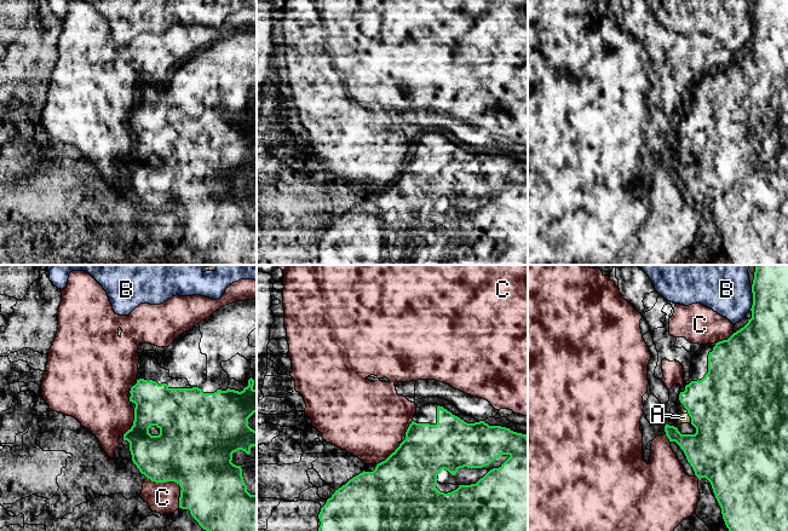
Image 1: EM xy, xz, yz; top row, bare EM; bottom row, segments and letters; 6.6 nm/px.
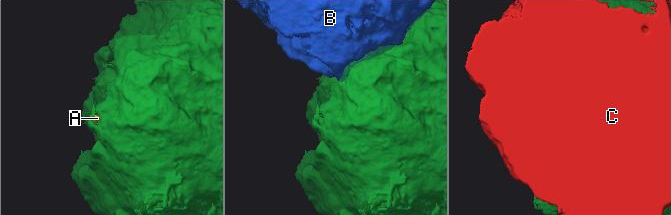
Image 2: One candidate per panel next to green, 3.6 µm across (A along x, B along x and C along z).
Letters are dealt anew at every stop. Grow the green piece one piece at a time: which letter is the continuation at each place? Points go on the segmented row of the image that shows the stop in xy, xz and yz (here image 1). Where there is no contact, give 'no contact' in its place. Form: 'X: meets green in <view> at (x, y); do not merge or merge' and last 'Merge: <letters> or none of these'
A: meets green in yz at (690, 416); merge
B: meets green in yz at (753, 298); do not merge
C: meets green in xy at (173, 480); do not merge
Merge: A

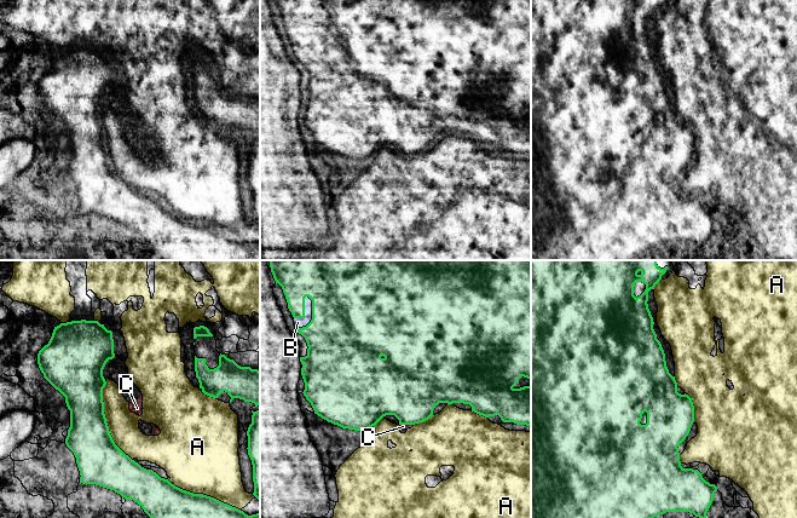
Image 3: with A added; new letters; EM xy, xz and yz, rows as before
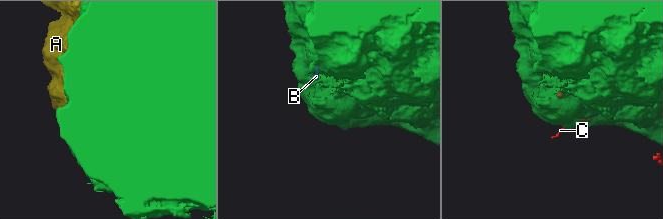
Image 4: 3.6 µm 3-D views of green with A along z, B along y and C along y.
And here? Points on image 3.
A: meets green in xy at (105, 420); do not merge
B: meets green in xz at (312, 315); merge
C: meets green in xz at (406, 424); do not merge
Merge: B

